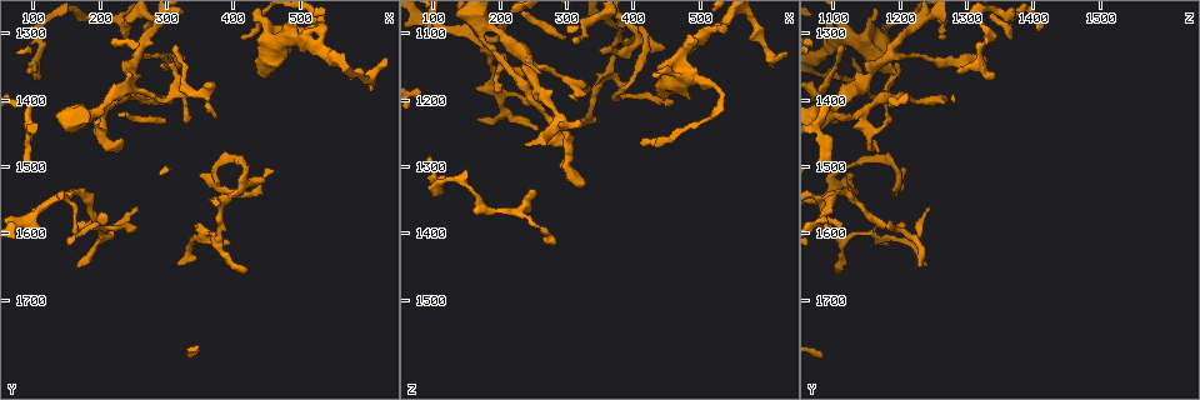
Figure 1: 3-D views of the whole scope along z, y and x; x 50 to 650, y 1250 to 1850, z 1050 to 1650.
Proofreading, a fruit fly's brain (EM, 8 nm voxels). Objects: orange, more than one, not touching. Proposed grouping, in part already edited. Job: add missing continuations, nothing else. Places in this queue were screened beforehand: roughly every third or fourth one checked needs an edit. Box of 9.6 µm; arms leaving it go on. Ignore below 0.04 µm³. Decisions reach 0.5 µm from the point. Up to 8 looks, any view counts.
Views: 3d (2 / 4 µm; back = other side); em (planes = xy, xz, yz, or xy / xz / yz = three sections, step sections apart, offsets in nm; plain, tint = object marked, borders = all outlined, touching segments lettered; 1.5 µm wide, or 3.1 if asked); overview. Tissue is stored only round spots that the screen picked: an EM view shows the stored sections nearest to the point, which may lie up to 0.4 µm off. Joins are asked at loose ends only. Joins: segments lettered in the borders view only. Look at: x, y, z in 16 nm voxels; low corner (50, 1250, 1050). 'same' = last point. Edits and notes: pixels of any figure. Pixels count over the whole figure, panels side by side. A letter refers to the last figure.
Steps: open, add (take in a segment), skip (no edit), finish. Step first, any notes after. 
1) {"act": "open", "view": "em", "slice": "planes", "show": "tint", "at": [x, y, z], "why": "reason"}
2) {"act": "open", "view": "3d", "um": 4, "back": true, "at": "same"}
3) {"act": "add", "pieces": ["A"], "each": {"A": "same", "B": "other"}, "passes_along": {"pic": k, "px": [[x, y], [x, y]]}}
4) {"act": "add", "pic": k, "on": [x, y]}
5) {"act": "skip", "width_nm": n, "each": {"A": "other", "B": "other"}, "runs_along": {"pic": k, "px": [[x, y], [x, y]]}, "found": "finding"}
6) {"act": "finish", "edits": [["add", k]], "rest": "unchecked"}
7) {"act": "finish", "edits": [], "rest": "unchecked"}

{"act": "open", "view": "em", "slice": "xz", "step": 8, "show": "borders", "at": [445, 1365, 1195], "why": "an open end"}

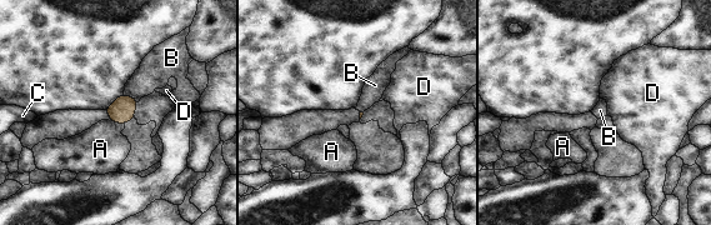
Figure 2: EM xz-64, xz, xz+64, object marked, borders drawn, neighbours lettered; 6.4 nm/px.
{"act": "skip", "each": {"A": "other", "B": "other", "C": "other", "D": "other"}, "found": "none of them fits"}

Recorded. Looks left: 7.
{"act": "open", "view": "em", "slice": "yz", "step": 8, "show": "borders", "at": [320, 1645, 1240], "why": "free end"}

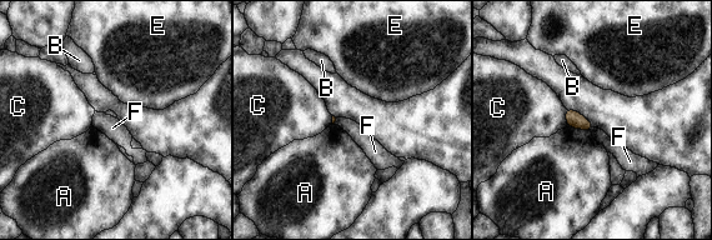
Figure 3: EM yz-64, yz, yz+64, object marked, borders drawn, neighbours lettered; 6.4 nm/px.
{"act": "open", "view": "em", "slice": "planes", "show": "borders", "at": "same"}

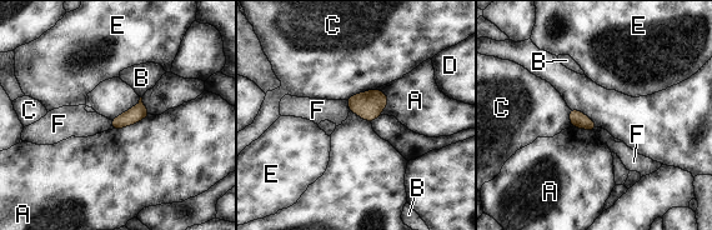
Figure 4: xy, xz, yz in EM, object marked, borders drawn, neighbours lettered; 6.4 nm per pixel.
{"act": "skip", "longest_contact_nm": ["A", 280], "each": {"A": "other", "B": "other", "C": "other", "D": "other", "E": "other", "F": "other"}, "border": {"pic": 4, "px": [[110, 120], [111, 129]]}, "found": "none of them fits"}

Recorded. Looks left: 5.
{"act": "open", "view": "em", "slice": "yz", "step": 8, "show": "borders", "at": [170, 1650, 1225], "why": "branch stops here"}

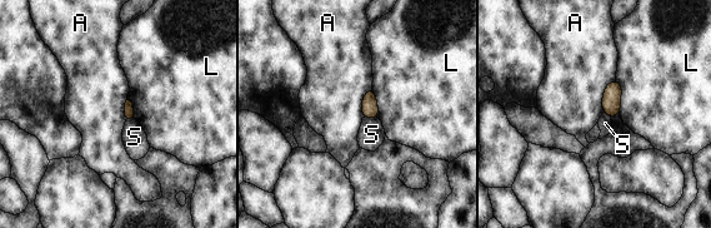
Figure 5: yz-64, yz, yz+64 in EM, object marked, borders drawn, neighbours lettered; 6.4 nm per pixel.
{"act": "open", "view": "em", "slice": "planes", "show": "borders", "at": "same"}

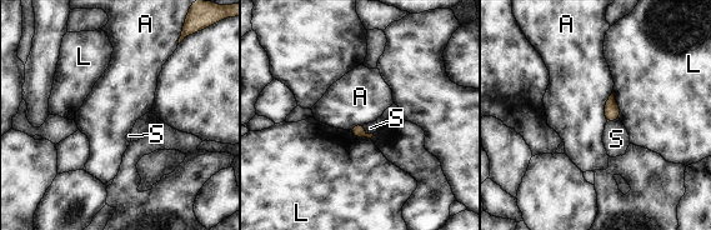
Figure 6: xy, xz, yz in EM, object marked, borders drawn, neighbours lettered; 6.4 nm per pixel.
{"act": "skip", "width_nm": 80, "each": {"A": "other", "L": "other", "S": "other"}, "border": {"pic": 6, "px": [[612, 93], [605, 103], [605, 121]]}, "found": "no lettered segment goes on from it"}

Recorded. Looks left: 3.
{"act": "finish", "edits": [], "rest": "unchecked"}

